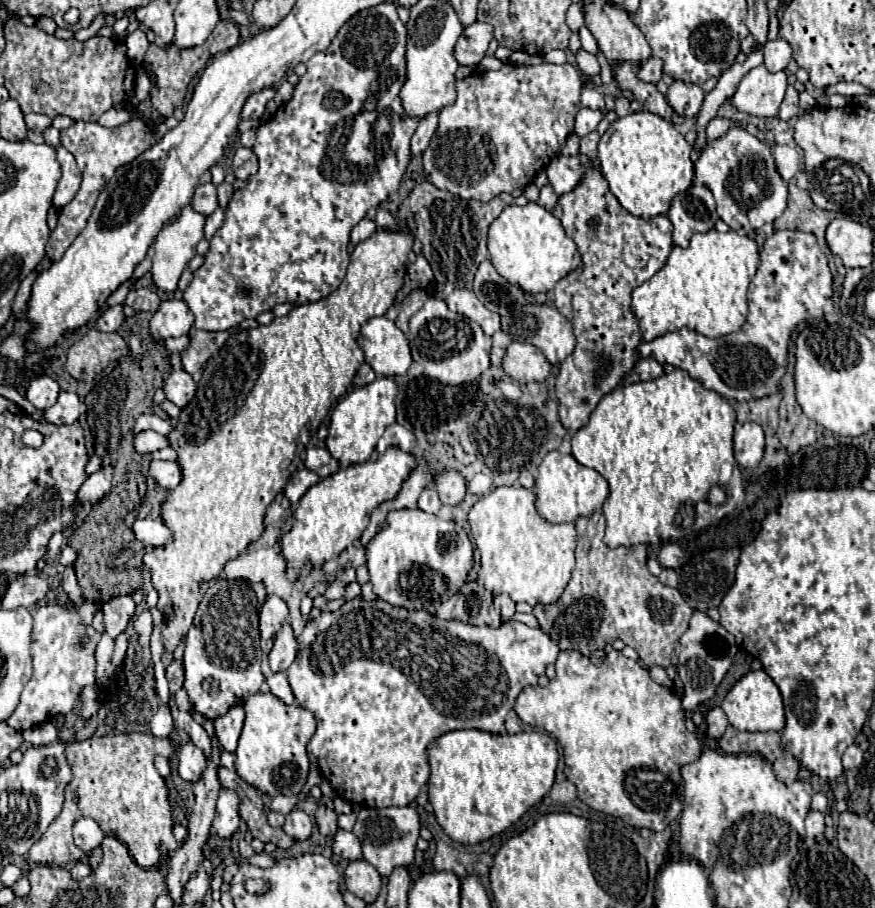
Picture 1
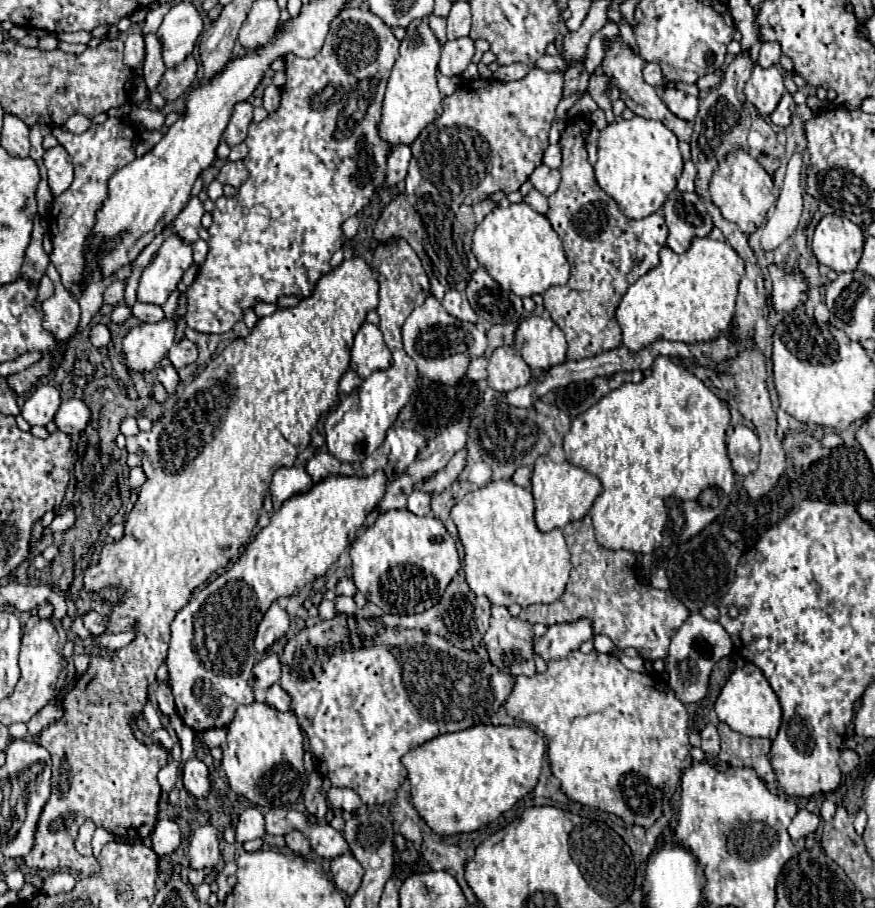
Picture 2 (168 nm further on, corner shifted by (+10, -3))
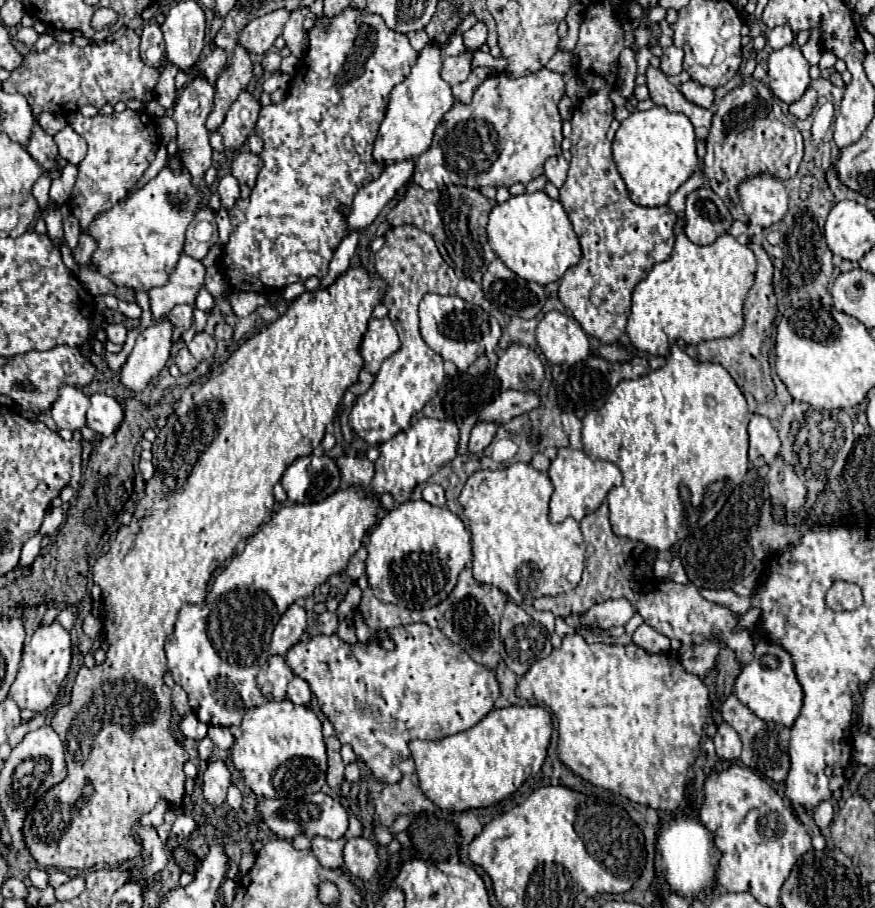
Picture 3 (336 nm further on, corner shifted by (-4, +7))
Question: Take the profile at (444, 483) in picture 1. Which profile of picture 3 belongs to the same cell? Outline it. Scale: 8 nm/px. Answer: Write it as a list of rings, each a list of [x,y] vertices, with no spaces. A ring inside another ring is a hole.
[[[485,422],[475,424],[475,428],[471,430],[471,438],[469,438],[469,452],[481,454],[493,442],[497,428],[499,428],[497,424],[485,424]]]

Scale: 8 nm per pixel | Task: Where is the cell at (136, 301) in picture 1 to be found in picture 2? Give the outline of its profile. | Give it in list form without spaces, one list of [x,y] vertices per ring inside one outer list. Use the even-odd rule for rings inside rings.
[[[137,302],[133,308],[131,308],[133,316],[139,318],[141,322],[161,322],[165,318],[161,306],[153,306],[153,304],[143,304],[143,302]]]

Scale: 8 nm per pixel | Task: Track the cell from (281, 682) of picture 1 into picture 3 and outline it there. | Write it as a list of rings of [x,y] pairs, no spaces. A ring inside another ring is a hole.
[[[293,676],[293,680],[291,680],[289,686],[287,686],[287,698],[289,698],[293,704],[309,706],[309,702],[311,702],[311,688],[309,688],[309,684],[307,684],[303,678]]]

